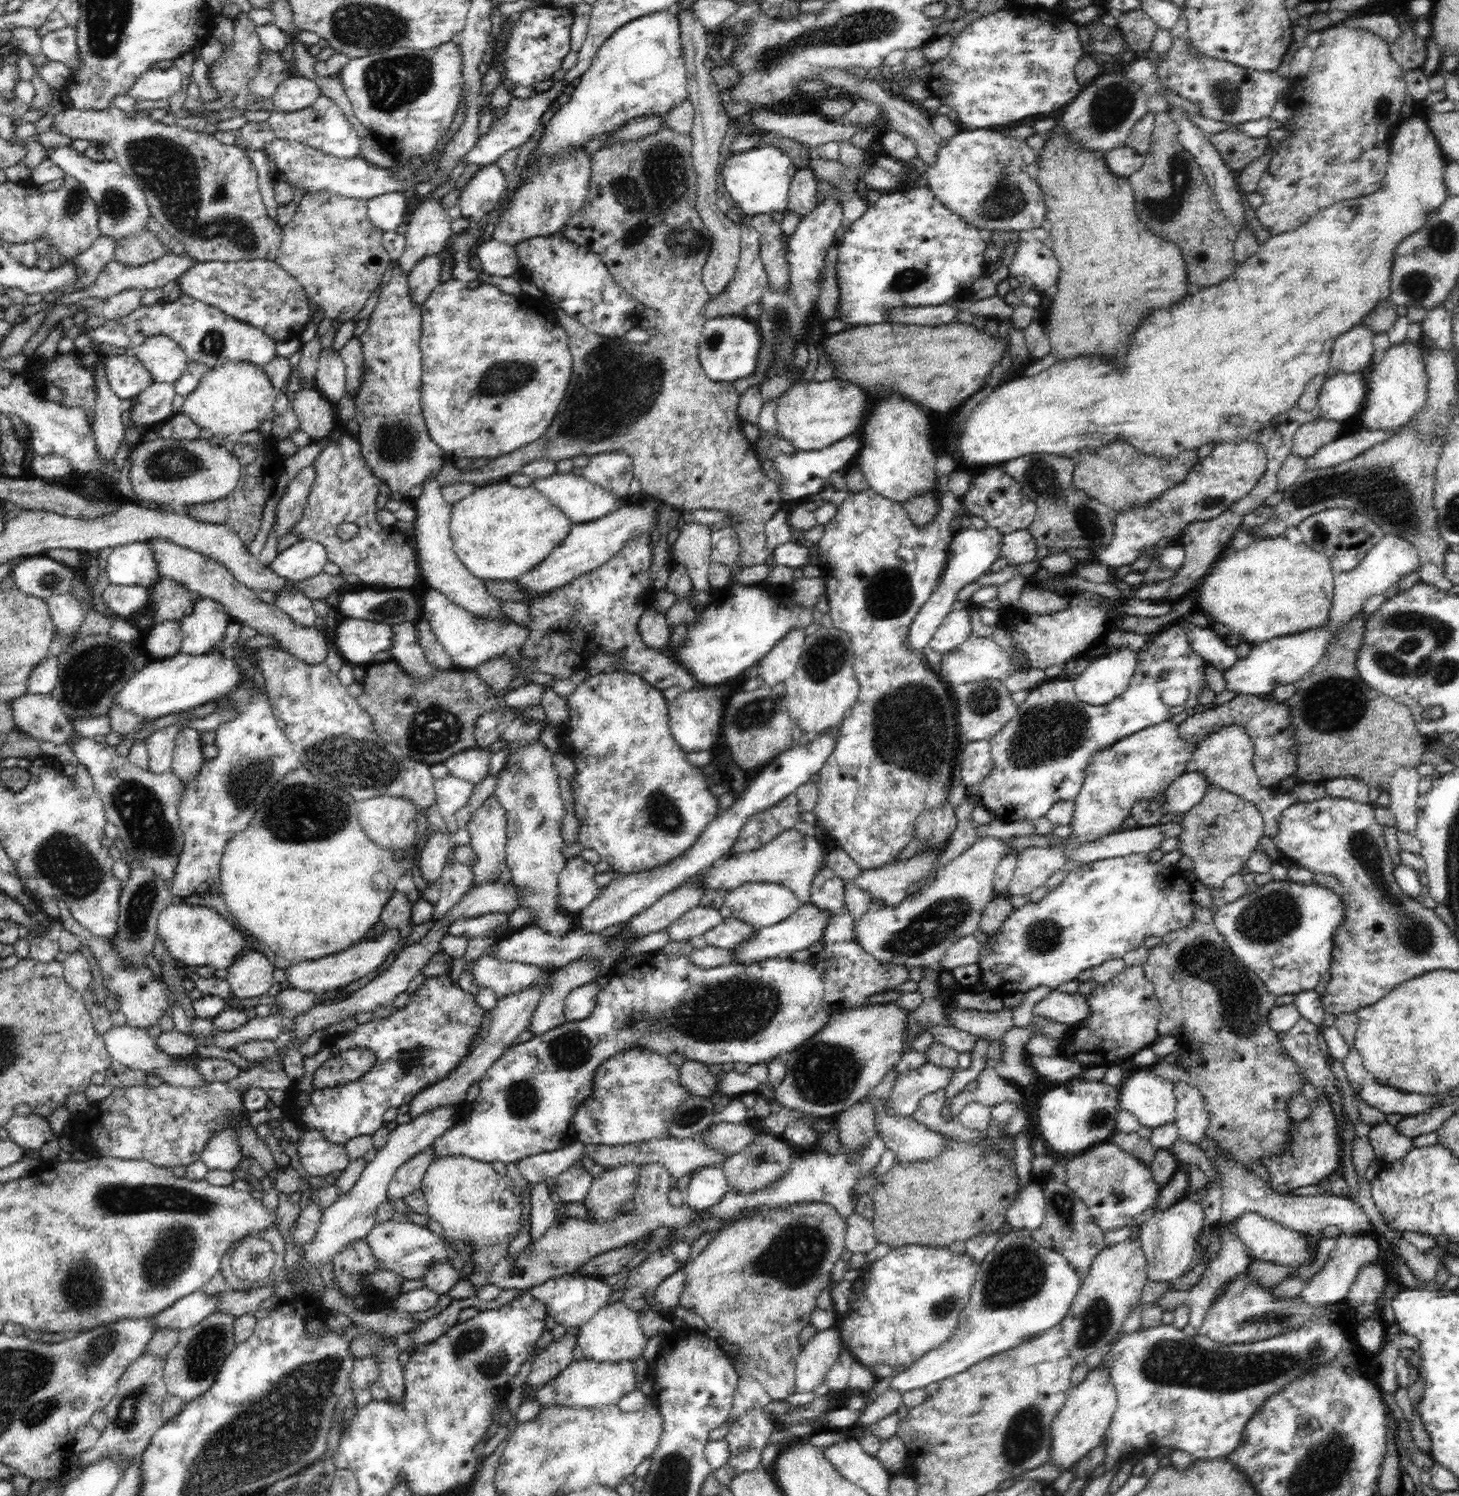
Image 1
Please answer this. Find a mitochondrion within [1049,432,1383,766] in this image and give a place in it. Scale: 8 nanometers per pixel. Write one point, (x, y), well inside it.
(1334, 704)

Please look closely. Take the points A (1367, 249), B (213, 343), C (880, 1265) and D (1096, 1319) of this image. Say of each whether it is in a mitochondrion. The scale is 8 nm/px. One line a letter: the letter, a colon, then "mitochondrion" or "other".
A: other
B: mitochondrion
C: other
D: mitochondrion

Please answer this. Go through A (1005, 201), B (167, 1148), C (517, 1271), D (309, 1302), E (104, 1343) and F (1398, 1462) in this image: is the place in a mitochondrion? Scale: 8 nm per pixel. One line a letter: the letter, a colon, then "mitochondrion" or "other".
A: mitochondrion
B: other
C: other
D: other
E: mitochondrion
F: other

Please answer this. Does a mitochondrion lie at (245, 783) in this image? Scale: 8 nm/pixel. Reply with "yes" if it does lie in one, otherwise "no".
yes

